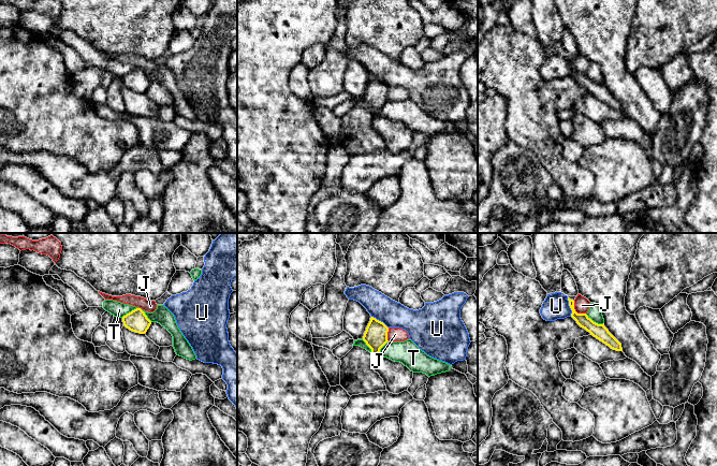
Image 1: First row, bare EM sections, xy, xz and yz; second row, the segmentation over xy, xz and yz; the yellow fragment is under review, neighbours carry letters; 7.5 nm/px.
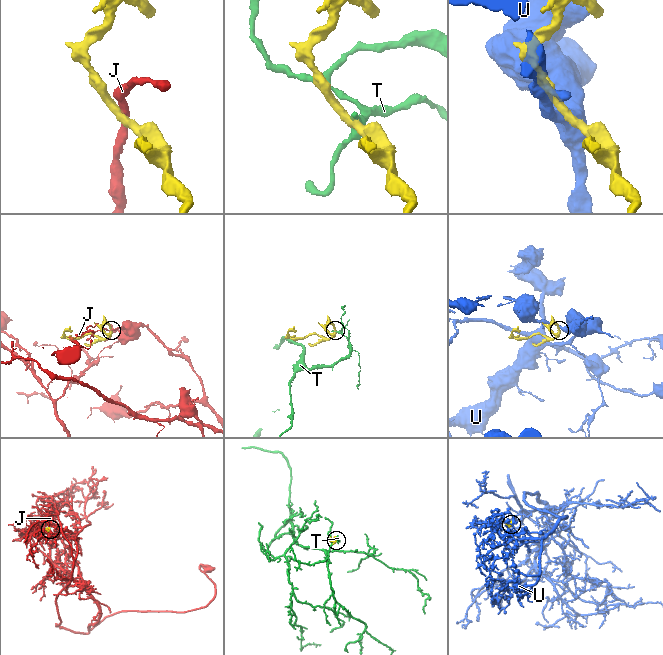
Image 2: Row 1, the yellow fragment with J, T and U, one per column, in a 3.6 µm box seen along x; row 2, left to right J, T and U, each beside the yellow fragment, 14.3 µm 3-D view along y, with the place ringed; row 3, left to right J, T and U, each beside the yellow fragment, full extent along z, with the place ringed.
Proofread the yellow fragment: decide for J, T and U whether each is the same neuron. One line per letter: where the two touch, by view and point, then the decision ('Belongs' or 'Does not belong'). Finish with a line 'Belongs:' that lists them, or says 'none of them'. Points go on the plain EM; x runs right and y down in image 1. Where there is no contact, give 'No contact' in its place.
J: Touches yellow at yz (574, 70). Does not belong
T: Touches yellow at xy (137, 68). Does not belong
U: Touches yellow at yz (570, 67). Does not belong
Belongs: none of them

